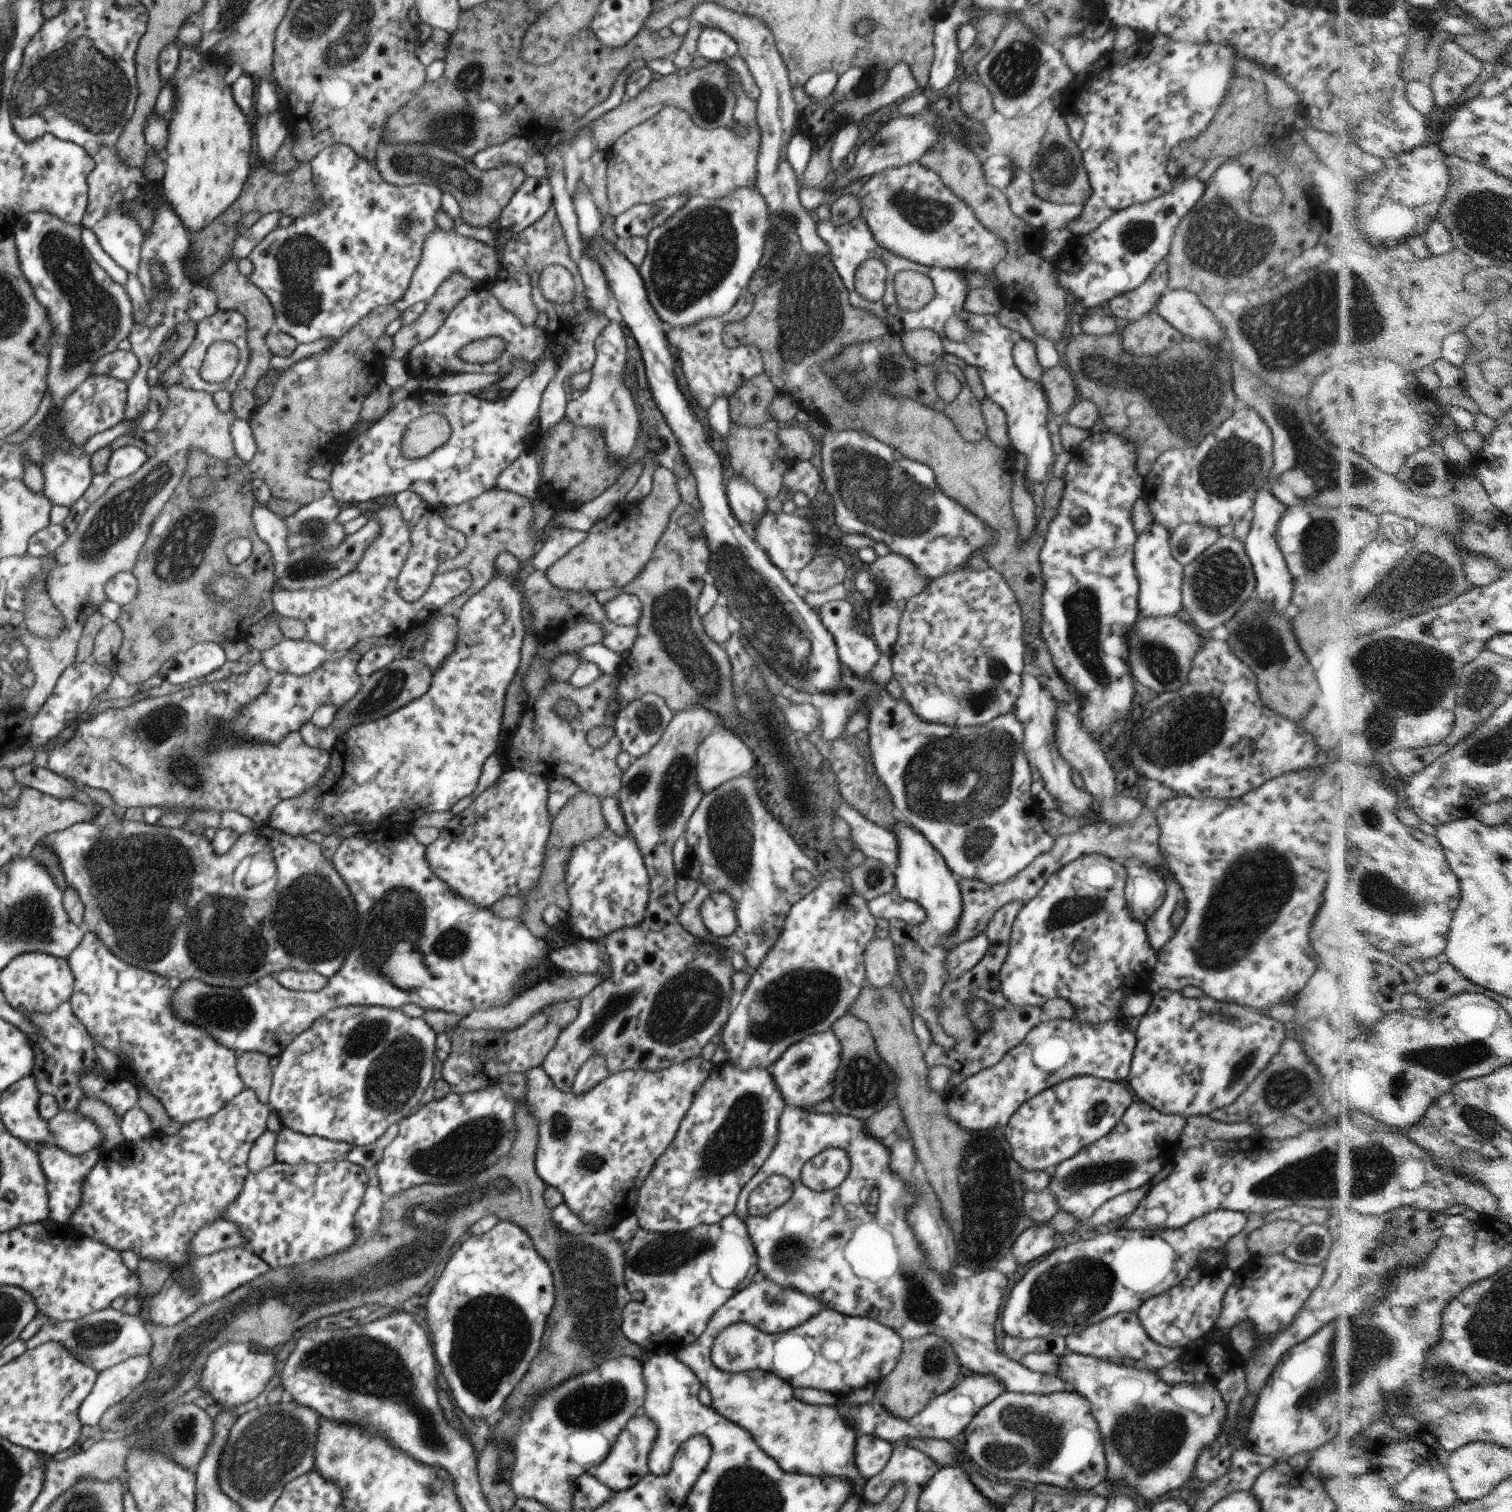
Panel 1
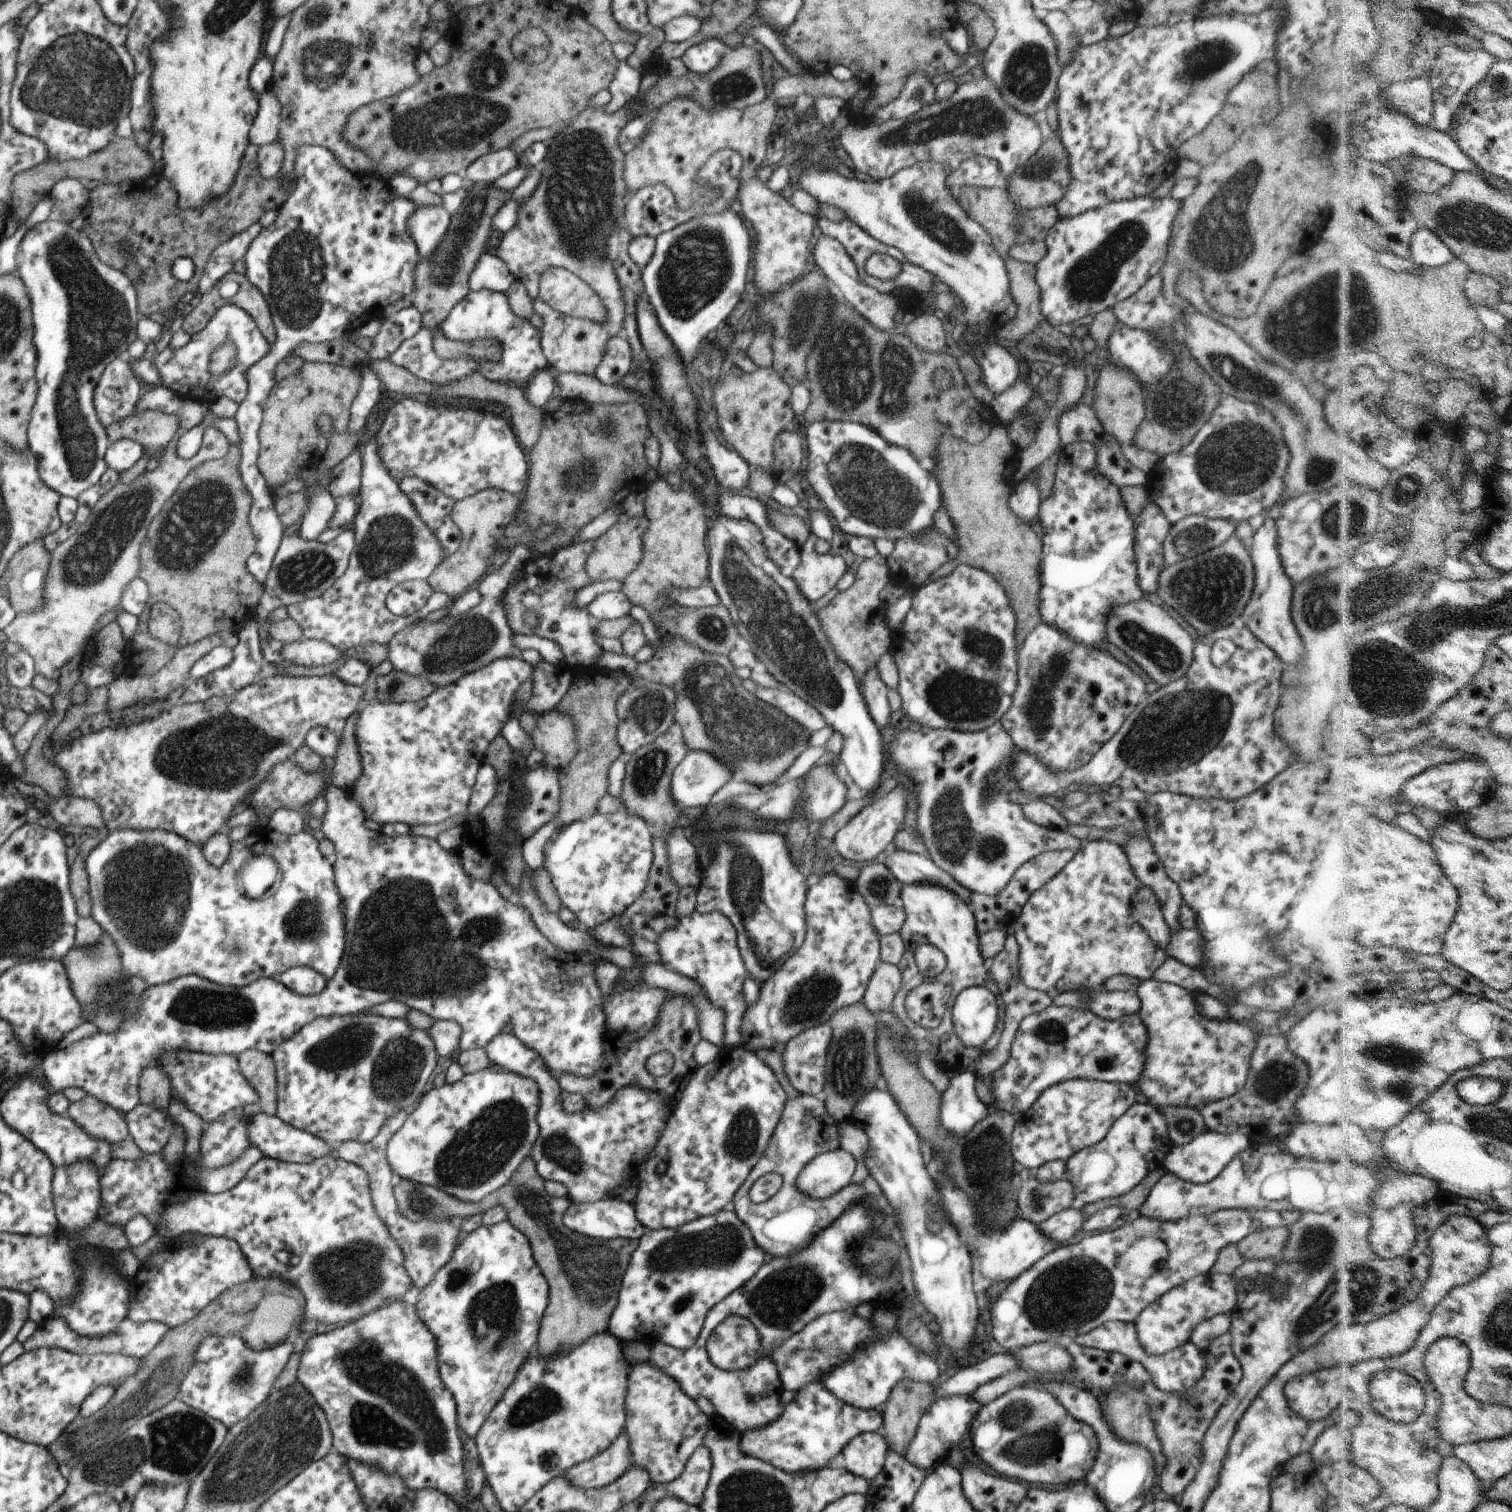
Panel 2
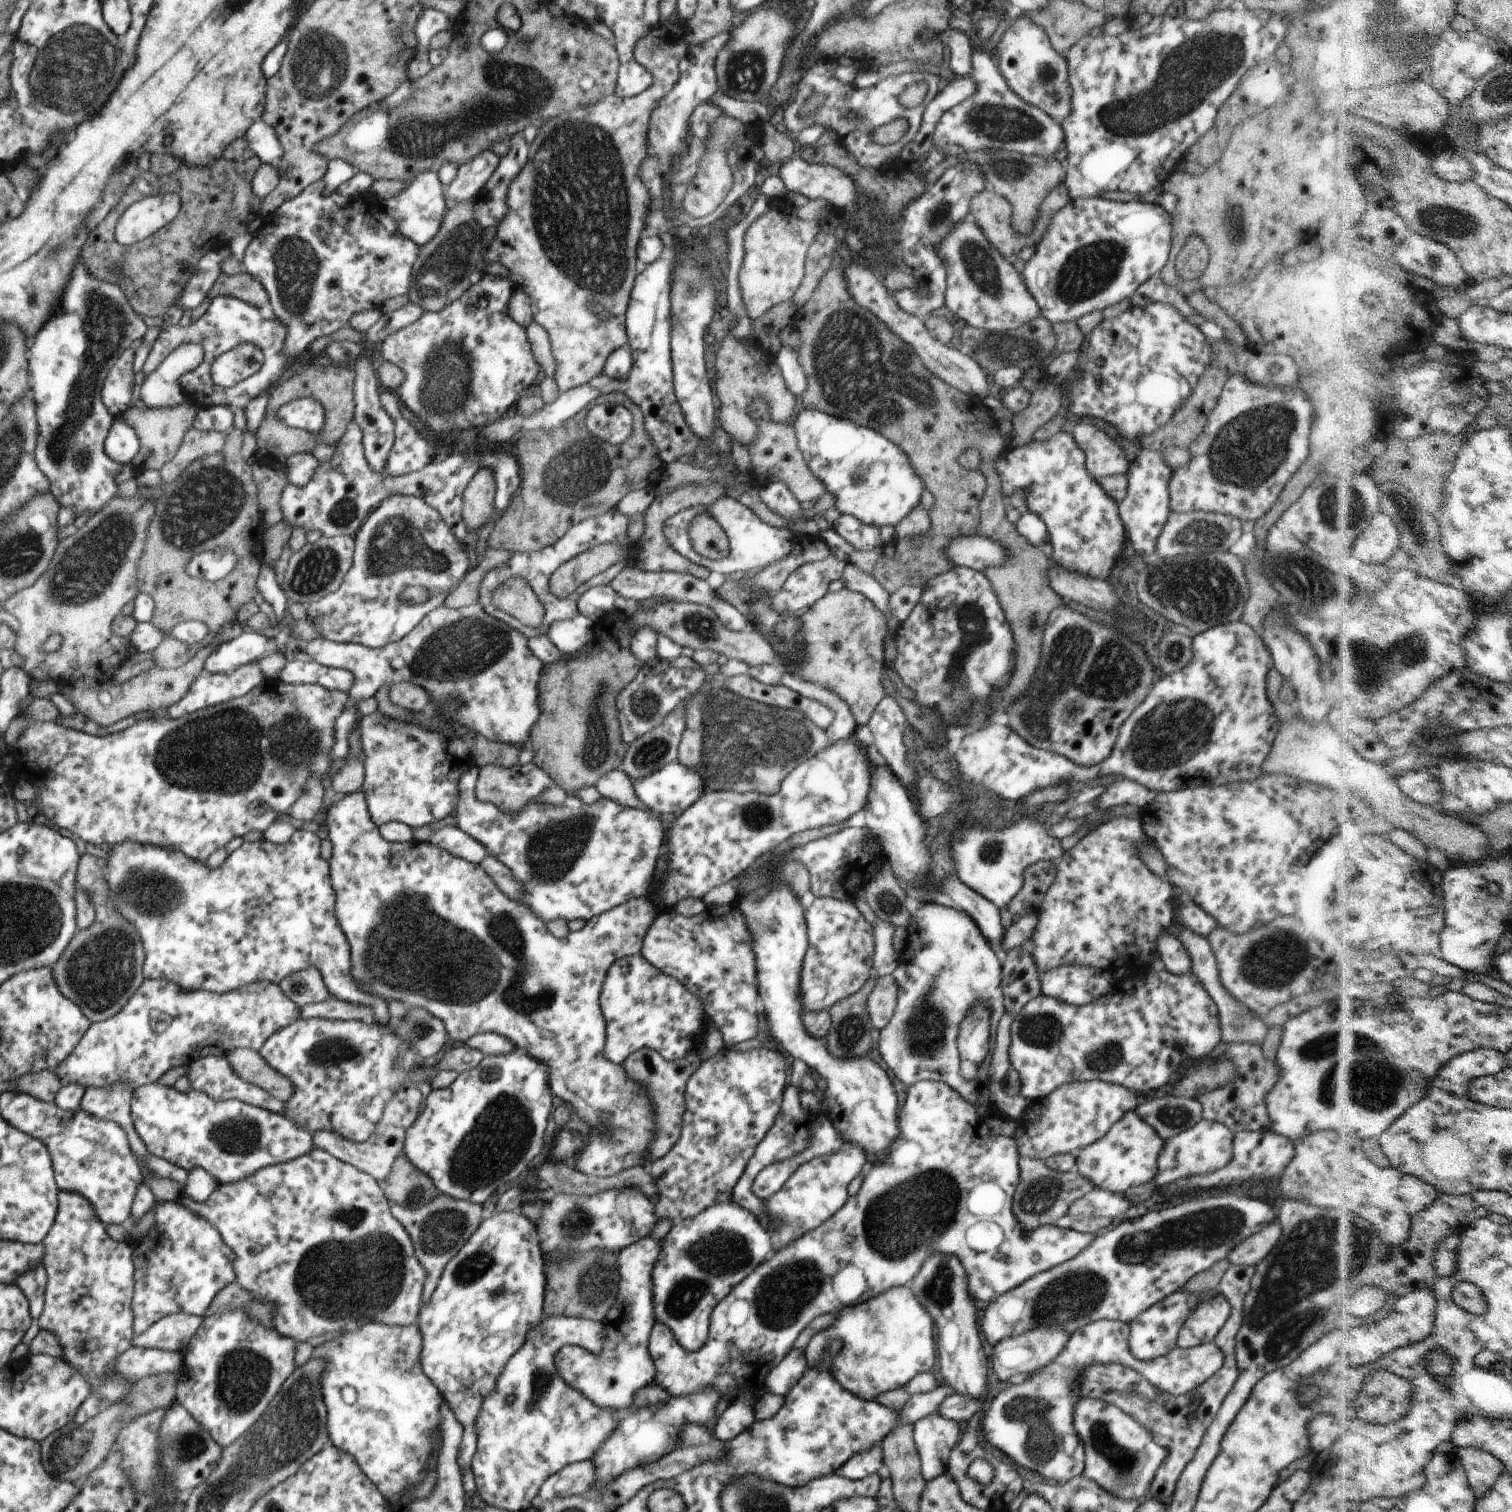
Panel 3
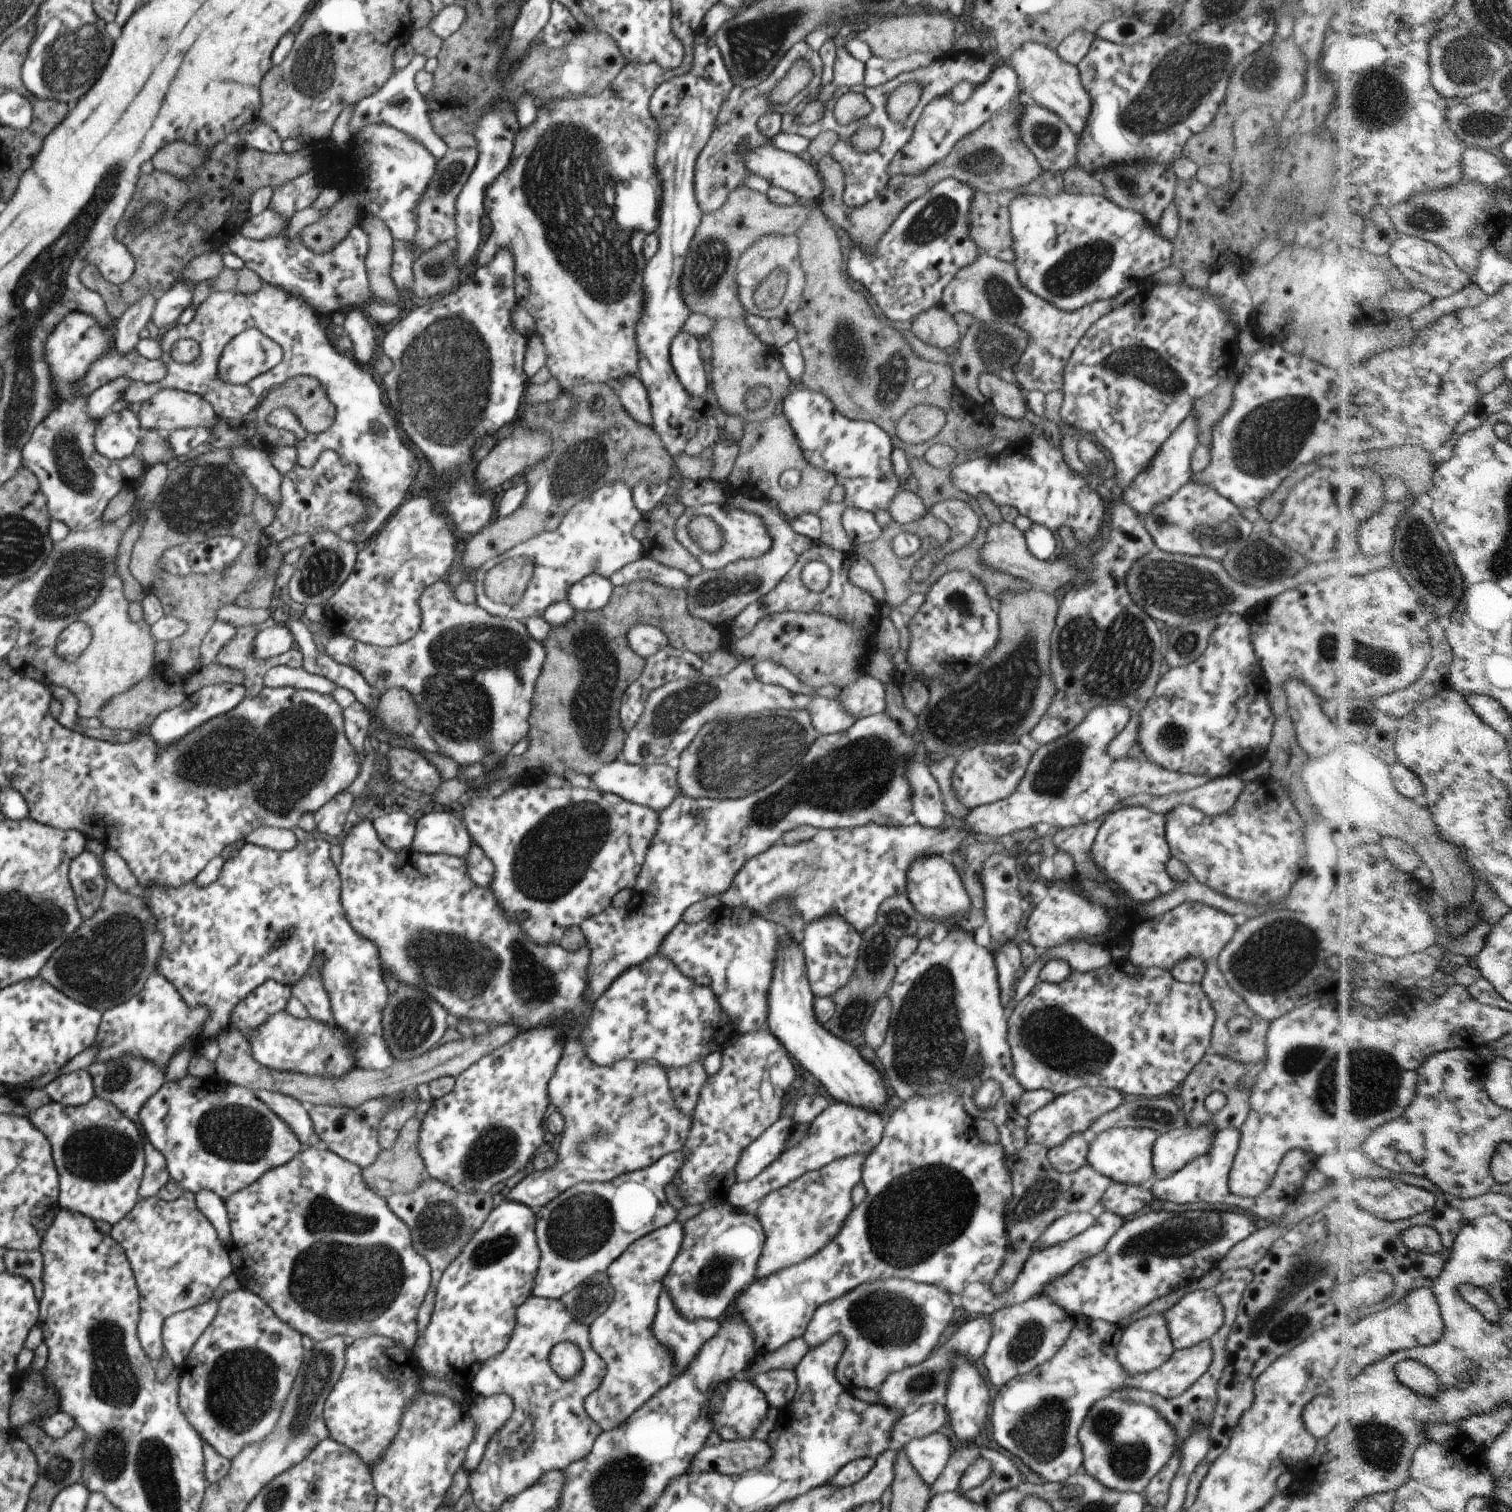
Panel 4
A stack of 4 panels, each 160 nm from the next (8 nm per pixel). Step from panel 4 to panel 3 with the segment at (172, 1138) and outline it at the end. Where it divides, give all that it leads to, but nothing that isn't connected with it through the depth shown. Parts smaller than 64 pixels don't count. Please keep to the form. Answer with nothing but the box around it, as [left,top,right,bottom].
[130,1082,314,1184]

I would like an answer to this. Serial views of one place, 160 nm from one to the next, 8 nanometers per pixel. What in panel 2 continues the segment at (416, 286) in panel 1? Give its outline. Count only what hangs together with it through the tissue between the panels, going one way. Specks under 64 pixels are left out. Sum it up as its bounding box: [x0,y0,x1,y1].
[406,205,514,294]

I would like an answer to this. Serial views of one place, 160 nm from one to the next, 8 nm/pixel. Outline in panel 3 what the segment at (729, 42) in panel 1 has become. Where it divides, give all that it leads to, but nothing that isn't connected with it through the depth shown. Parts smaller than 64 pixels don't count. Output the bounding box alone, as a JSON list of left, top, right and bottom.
[646,32,729,178]

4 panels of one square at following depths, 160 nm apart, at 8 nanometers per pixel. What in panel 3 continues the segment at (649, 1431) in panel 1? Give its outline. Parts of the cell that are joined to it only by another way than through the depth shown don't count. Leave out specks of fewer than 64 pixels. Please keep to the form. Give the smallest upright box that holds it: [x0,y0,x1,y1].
[536,1459,595,1501]

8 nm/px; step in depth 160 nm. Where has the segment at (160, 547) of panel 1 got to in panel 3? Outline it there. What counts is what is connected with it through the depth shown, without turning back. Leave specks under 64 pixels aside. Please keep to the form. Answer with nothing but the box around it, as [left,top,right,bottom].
[137,426,262,669]

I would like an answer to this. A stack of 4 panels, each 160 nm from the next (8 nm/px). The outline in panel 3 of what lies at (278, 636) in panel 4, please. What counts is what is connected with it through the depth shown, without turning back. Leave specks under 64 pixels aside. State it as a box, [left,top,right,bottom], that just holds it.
[202,632,267,674]

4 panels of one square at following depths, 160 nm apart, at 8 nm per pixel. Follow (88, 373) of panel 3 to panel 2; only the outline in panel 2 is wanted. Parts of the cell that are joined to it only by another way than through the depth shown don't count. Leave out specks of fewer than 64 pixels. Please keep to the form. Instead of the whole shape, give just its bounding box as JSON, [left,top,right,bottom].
[15,216,141,498]

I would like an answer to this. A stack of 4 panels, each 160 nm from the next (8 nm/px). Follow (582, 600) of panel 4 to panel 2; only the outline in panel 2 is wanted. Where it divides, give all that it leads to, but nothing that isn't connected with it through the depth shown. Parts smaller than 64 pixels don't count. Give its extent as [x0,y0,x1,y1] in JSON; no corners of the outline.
[585,591,632,621]

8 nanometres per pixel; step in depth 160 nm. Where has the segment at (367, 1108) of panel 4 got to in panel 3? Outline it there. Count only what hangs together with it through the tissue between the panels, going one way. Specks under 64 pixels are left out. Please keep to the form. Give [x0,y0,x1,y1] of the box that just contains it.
[312,1084,421,1180]

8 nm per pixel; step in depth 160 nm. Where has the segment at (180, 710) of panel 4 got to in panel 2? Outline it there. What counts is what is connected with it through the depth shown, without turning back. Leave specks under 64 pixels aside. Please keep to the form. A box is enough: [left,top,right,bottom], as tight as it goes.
[180,618,262,703]

